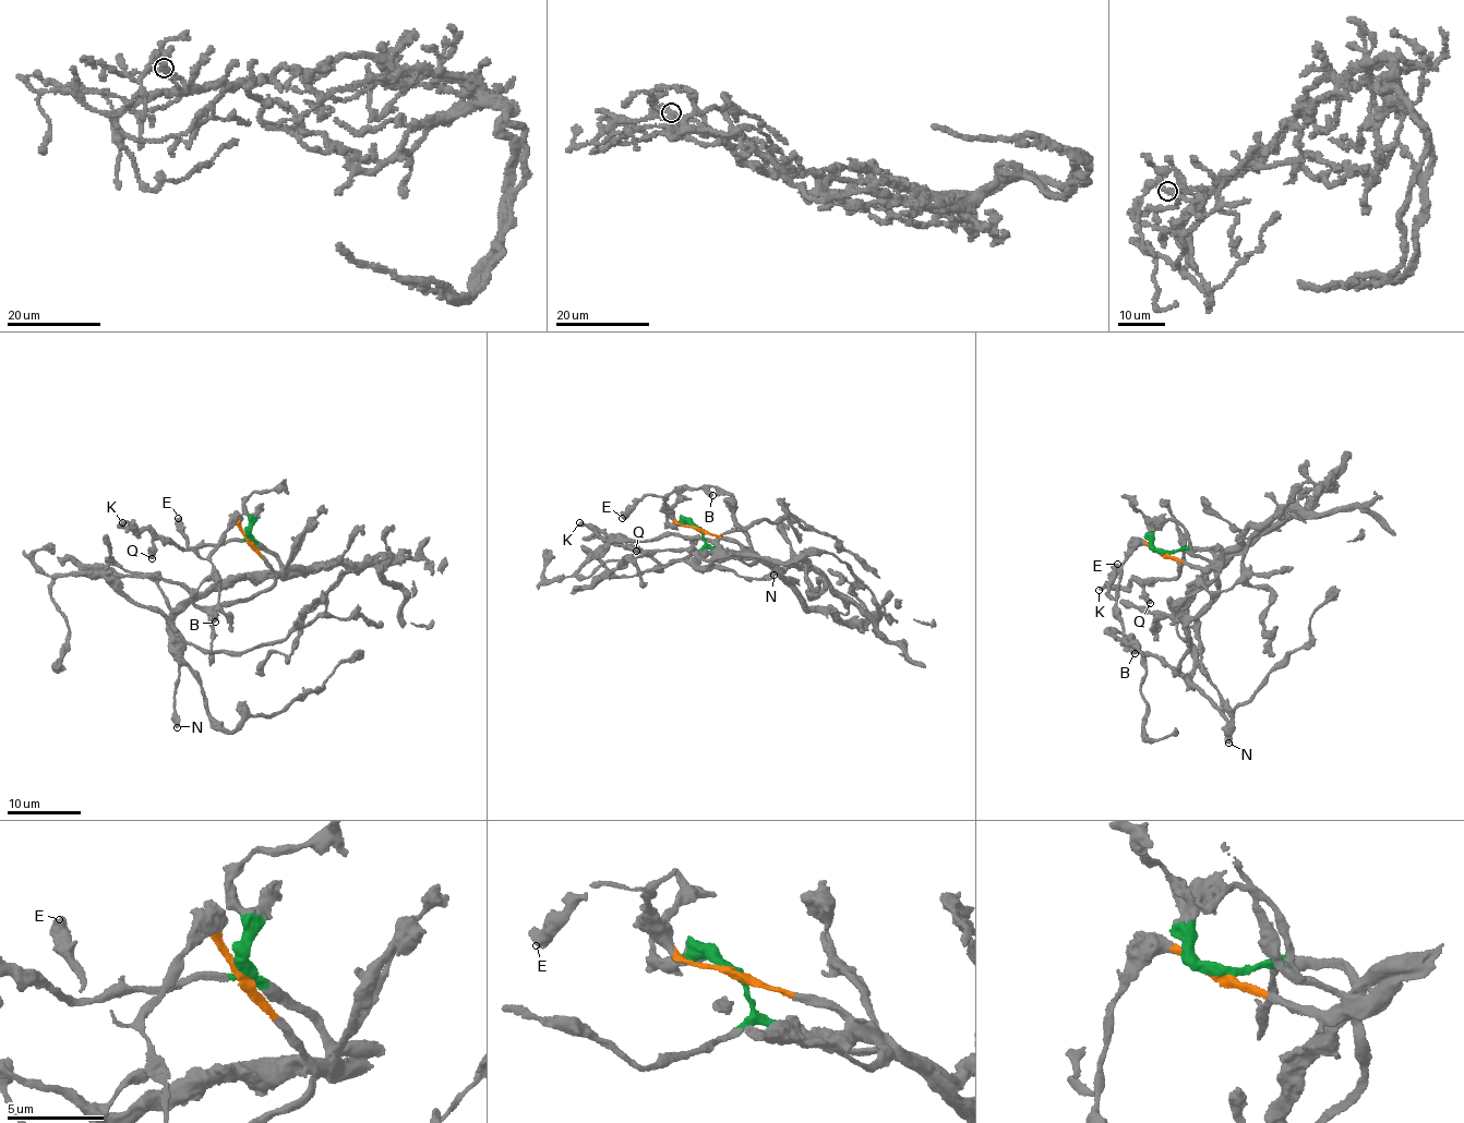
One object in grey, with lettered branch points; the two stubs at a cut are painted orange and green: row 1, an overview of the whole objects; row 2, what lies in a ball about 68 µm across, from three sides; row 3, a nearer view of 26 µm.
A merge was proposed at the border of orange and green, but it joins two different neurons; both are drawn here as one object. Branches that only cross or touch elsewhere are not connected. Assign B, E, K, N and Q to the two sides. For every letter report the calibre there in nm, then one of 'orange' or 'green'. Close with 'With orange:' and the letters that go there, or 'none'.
B: 480 nm | orange
E: 600 nm | orange
K: 320 nm | green
N: 480 nm | orange
Q: 550 nm | green
With orange: B, E, N

